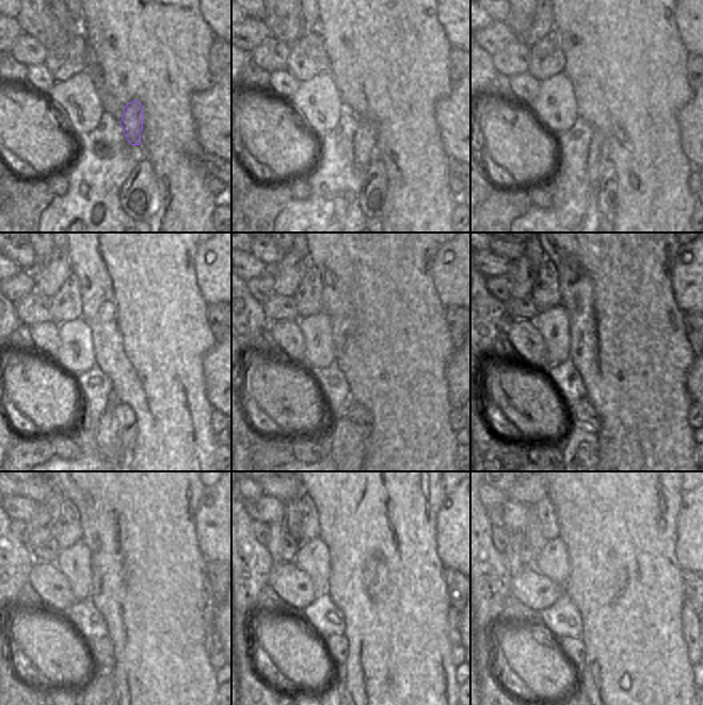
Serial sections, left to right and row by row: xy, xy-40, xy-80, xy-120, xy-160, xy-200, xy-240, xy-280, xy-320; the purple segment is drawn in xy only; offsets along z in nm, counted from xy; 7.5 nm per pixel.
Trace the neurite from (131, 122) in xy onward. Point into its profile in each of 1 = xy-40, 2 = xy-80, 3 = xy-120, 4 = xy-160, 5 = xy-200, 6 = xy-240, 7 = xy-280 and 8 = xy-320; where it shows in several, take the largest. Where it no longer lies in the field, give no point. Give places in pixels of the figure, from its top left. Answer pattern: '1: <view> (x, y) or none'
1: xy-40 (366, 134)
2: xy-80 (597, 158)
3: xy-120 (108, 441)
4: xy-160 (346, 448)
5: xy-200 (580, 449)
6: xy-240 (99, 687)
7: xy-280 (335, 688)
8: xy-320 (577, 688)

